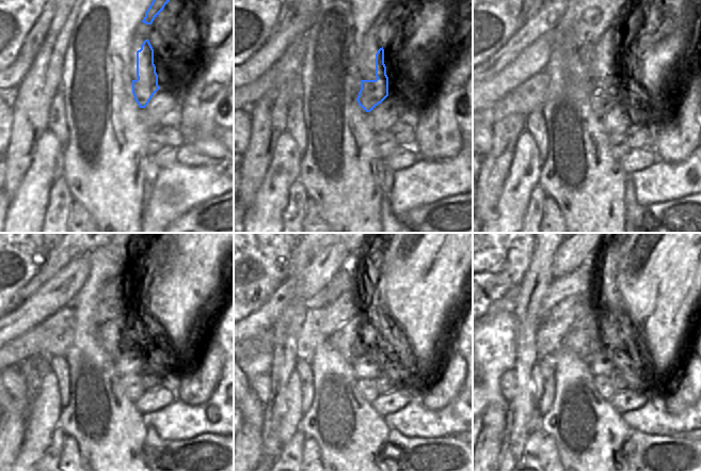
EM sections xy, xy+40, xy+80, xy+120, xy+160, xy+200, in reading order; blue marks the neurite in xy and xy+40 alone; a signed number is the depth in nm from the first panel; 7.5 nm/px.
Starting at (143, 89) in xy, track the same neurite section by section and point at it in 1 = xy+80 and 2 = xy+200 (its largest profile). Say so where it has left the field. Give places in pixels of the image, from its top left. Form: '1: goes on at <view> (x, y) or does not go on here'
1: goes on at xy+80 (606, 95)
2: goes on at xy+200 (582, 340)

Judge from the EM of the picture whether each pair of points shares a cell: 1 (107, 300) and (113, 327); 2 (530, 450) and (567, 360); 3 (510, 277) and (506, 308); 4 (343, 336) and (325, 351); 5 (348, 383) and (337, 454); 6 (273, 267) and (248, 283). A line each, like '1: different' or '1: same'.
1: different
2: different
3: different
4: different
5: same
6: same

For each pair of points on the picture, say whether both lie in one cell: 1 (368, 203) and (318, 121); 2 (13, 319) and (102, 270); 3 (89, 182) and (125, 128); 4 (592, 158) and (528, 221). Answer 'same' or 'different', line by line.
1: same
2: different
3: same
4: different

